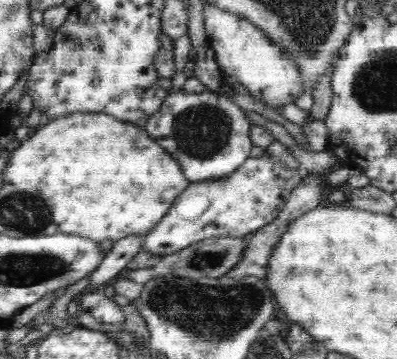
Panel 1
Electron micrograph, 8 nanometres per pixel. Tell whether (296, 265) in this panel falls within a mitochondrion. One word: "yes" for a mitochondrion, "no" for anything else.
no

